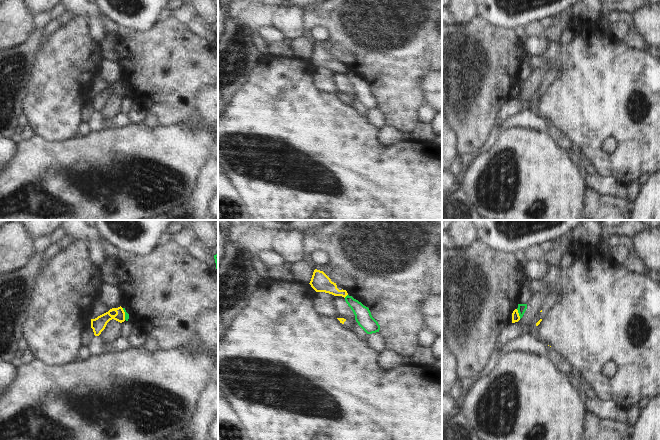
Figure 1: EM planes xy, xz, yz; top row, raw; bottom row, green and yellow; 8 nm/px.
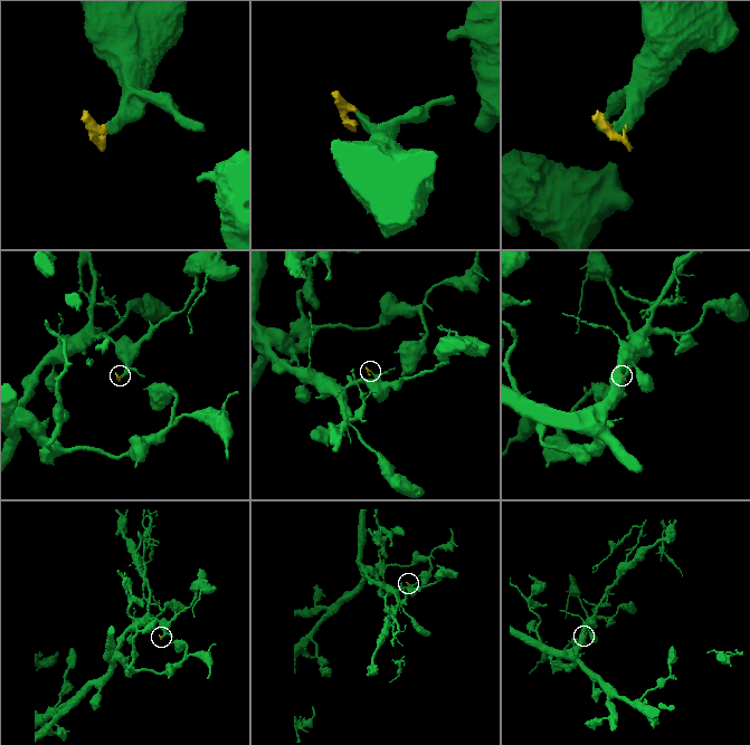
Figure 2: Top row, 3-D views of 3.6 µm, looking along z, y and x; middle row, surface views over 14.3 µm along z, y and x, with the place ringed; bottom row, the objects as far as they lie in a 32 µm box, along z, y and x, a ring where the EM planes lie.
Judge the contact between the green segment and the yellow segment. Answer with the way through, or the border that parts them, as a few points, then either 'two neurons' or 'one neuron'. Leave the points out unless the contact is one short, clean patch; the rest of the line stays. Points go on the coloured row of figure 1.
along yz (516, 309), (520, 318) | two neurons

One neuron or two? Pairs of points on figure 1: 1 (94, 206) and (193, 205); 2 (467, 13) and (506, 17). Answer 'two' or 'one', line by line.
1: two
2: two

